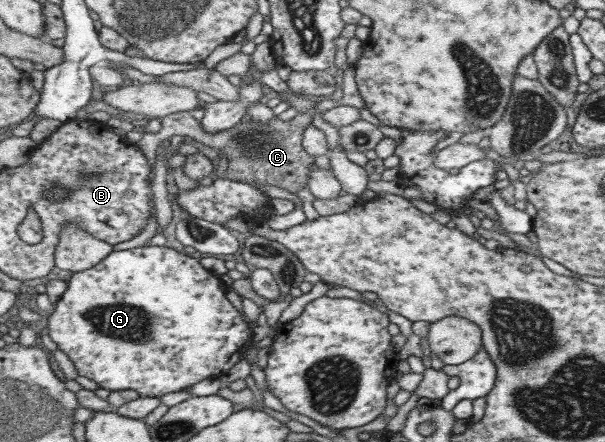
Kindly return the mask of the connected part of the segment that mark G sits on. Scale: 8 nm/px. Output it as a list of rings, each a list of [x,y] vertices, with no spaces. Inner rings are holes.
[[[177,245],[111,252],[91,269],[73,272],[67,285],[42,327],[49,331],[58,349],[73,361],[78,375],[95,381],[101,389],[132,389],[140,397],[190,390],[207,377],[227,374],[235,363],[244,359],[251,345],[249,321],[227,299],[225,284],[219,276],[203,268],[199,259],[187,256]]]

